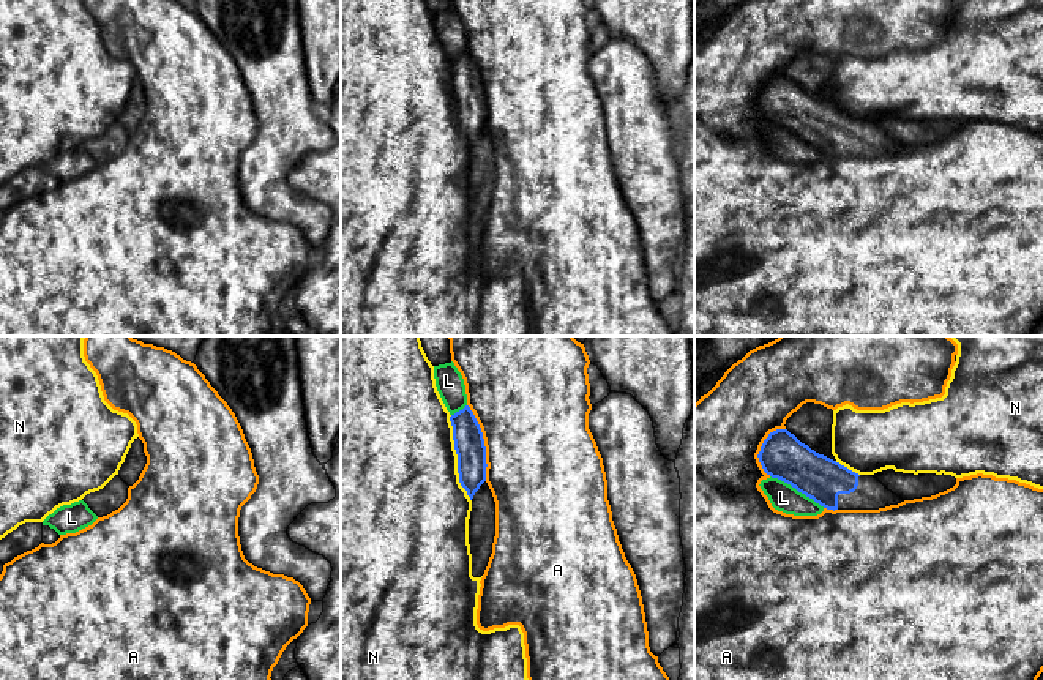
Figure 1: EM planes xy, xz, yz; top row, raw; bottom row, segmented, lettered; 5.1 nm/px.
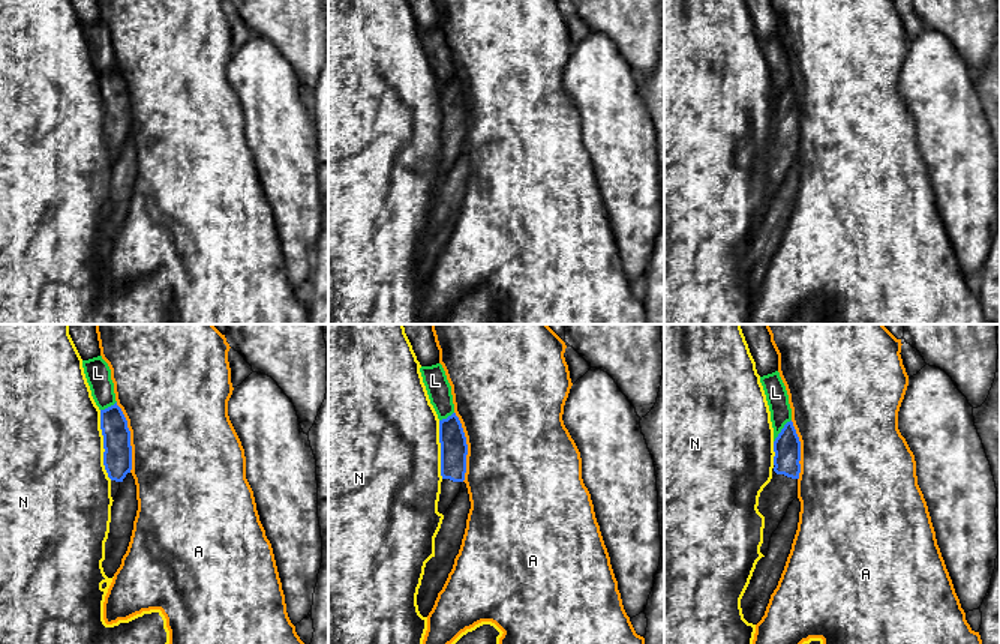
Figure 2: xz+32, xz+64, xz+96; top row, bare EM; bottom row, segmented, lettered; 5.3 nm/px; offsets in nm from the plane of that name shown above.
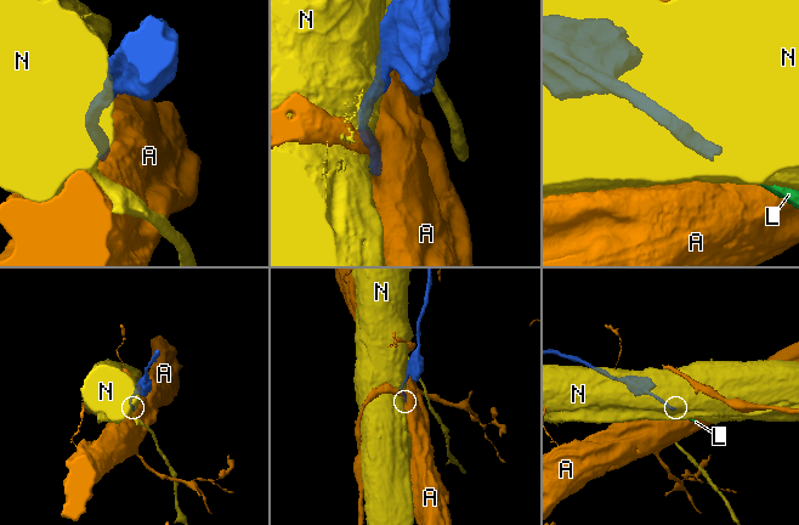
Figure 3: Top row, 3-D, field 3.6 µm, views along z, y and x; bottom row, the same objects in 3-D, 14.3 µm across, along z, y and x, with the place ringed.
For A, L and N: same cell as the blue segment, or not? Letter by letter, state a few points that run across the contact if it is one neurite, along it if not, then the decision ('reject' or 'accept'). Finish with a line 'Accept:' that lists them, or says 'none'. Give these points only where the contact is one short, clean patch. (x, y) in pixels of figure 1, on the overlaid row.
A: reject
L: reject
N: reject
Accept: none

